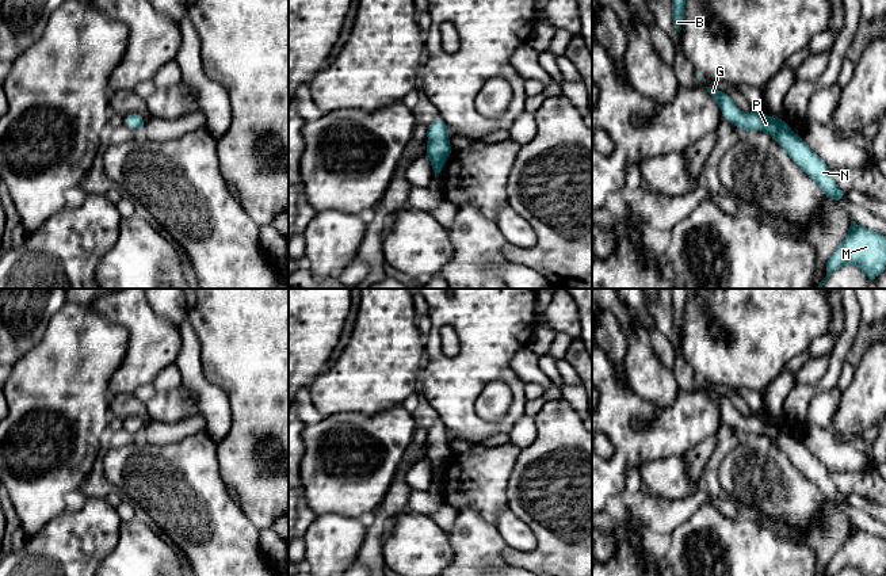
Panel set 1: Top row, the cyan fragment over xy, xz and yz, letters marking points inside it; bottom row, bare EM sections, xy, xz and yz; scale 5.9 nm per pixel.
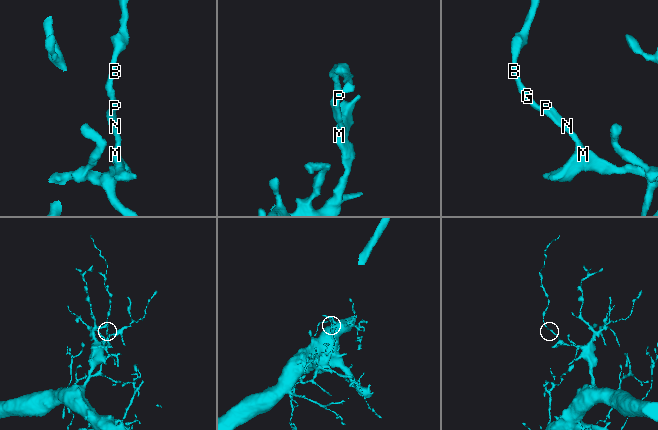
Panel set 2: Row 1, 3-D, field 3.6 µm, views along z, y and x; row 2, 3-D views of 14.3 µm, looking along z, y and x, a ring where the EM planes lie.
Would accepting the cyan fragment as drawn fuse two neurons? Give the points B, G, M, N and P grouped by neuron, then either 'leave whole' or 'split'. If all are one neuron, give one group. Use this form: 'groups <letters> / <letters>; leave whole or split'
groups B G M N P; leave whole

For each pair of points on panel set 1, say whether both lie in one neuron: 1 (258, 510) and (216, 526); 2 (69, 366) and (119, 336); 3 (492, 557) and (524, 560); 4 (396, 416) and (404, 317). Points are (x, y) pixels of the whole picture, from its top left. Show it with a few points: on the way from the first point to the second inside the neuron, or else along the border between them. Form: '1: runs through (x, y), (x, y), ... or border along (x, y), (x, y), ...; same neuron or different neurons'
1: border along (239, 507), (259, 529); different neurons
2: runs through (81, 354), (87, 348), (107, 343); same neuron
3: border along (505, 545), (503, 550), (504, 561); different neurons
4: border along (400, 405), (366, 414); different neurons

